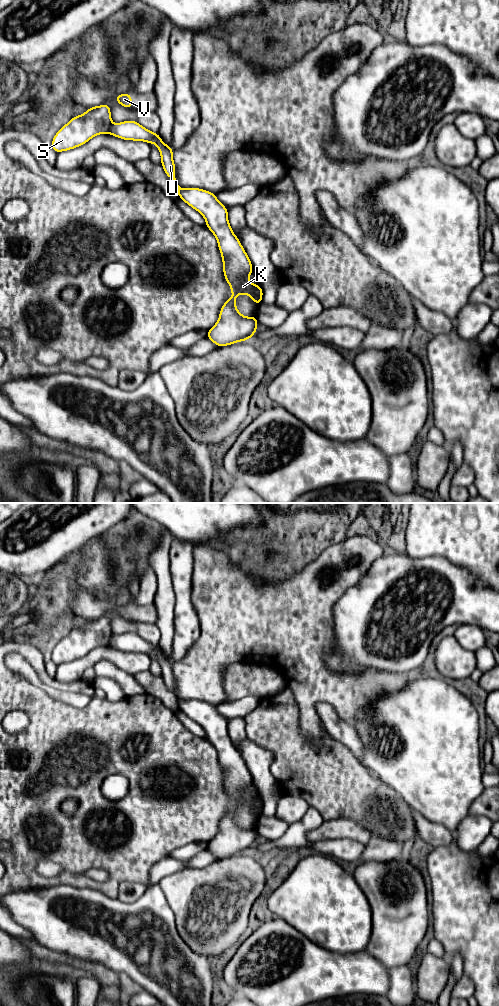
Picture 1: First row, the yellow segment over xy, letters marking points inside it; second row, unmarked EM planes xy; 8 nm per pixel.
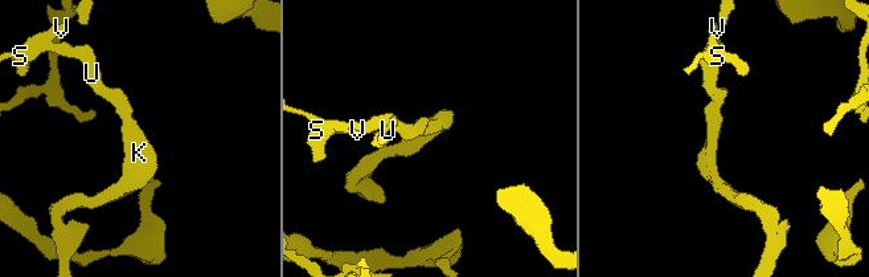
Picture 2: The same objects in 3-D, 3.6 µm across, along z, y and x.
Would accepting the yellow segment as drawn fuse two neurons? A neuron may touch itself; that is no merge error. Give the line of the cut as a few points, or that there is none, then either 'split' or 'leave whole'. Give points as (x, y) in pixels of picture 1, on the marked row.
xy (111, 122), (107, 132) | split

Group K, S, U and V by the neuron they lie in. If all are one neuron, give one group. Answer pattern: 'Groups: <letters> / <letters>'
Groups: K U / S V

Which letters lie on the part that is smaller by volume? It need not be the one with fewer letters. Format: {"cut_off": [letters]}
{"cut_off": ["S", "V"]}

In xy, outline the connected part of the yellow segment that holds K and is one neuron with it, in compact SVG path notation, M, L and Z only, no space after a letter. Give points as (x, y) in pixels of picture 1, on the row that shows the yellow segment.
M133 120L111 123L109 134L123 140L154 143L161 154L161 165L178 188L179 199L197 210L206 220L206 227L214 234L223 261L225 280L232 290L232 297L221 307L219 319L207 332L206 338L217 347L249 340L257 331L256 316L244 317L236 308L236 297L239 294L249 295L259 306L262 303L263 290L258 284L251 284L248 277L253 272L252 263L233 233L228 221L228 209L218 201L216 194L200 188L181 188L175 178L176 168L173 161L173 149L166 145L158 132L147 130Z

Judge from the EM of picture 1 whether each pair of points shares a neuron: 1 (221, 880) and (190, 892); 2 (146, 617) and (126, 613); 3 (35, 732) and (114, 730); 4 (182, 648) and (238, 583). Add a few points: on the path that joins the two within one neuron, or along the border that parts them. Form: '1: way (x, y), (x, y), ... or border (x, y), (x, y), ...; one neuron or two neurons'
1: way (213, 888), (209, 892), (198, 892); one neuron
2: way (141, 613), (131, 613); one neuron
3: way (55, 732), (66, 732), (80, 728), (94, 730); one neuron
4: border (193, 605), (199, 621), (200, 635), (189, 648); two neurons

